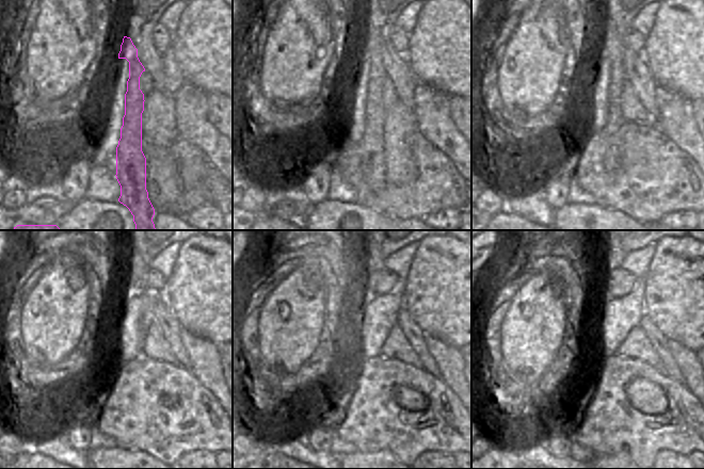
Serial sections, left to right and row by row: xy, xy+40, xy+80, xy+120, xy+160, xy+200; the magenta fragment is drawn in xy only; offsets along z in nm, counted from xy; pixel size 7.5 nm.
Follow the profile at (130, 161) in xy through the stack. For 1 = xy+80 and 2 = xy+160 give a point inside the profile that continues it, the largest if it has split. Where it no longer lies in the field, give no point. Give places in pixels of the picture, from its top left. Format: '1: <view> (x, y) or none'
1: xy+80 (611, 45)
2: xy+160 (373, 260)

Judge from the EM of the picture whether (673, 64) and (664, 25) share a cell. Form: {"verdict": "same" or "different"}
{"verdict": "same"}

